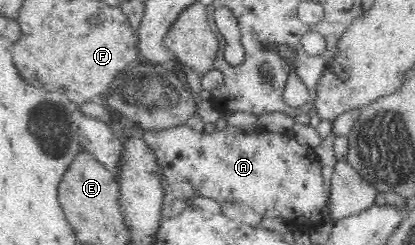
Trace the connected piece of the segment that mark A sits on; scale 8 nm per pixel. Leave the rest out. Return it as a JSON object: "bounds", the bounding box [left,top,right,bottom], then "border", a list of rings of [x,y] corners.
{"bounds":[140,122,327,228],"border":[[[226,122],[226,127],[220,129],[220,131],[214,130],[213,133],[207,133],[200,129],[191,128],[190,126],[184,125],[174,125],[172,127],[164,127],[158,130],[150,130],[144,129],[142,133],[142,138],[140,138],[144,144],[146,144],[146,148],[148,151],[152,153],[154,156],[154,162],[157,163],[157,167],[160,170],[160,174],[164,178],[164,182],[166,183],[167,188],[164,189],[166,193],[172,195],[173,198],[187,199],[192,196],[208,196],[217,200],[218,203],[222,203],[224,200],[229,200],[233,203],[236,202],[245,202],[250,208],[254,209],[254,211],[262,217],[268,218],[284,218],[287,221],[293,220],[298,217],[307,218],[307,222],[312,225],[314,228],[316,225],[319,225],[325,215],[325,208],[327,205],[326,201],[326,191],[324,190],[324,177],[321,172],[321,165],[316,157],[314,157],[314,150],[312,148],[306,148],[306,146],[302,146],[302,149],[298,151],[298,147],[296,147],[296,151],[294,151],[294,147],[290,147],[288,143],[292,143],[292,138],[290,135],[280,134],[277,132],[268,132],[264,129],[257,128],[252,133],[246,133],[244,130],[240,128],[234,127],[234,125],[229,125]]]}

